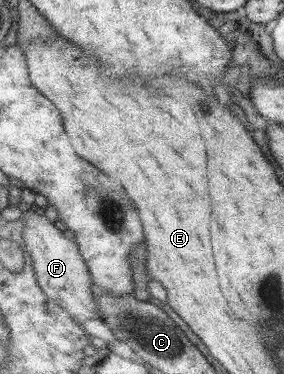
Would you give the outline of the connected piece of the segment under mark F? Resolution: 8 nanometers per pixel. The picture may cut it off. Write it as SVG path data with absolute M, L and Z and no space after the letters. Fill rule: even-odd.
M30 207L23 215L23 233L25 251L31 258L34 277L43 294L65 311L77 325L89 319L100 317L96 307L96 296L92 293L90 272L83 263L75 241L63 237L47 218L38 216L34 207Z

